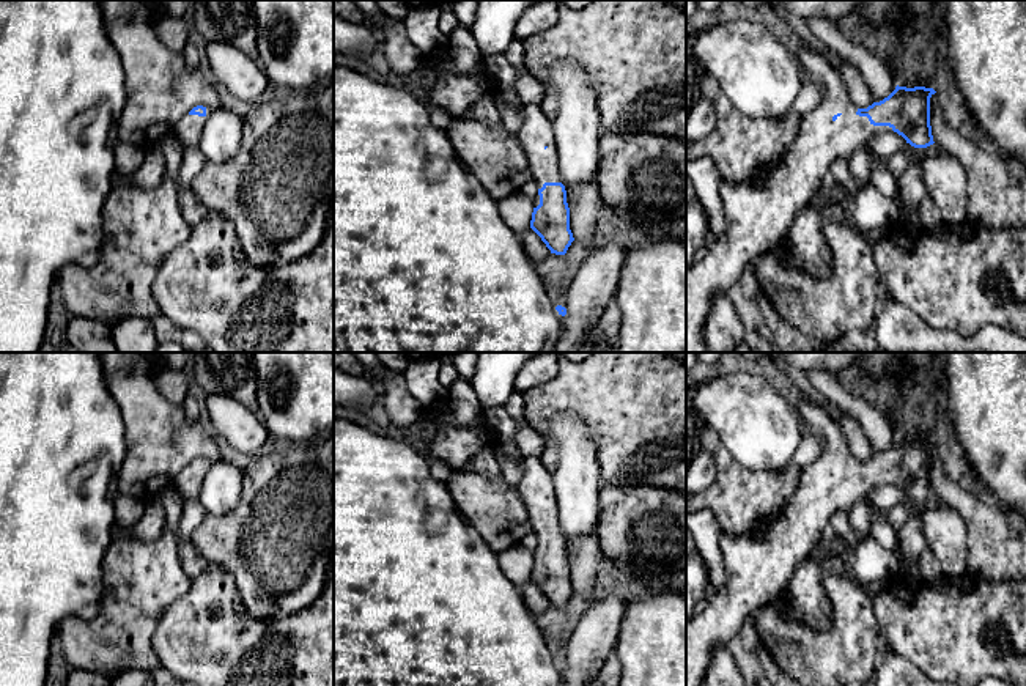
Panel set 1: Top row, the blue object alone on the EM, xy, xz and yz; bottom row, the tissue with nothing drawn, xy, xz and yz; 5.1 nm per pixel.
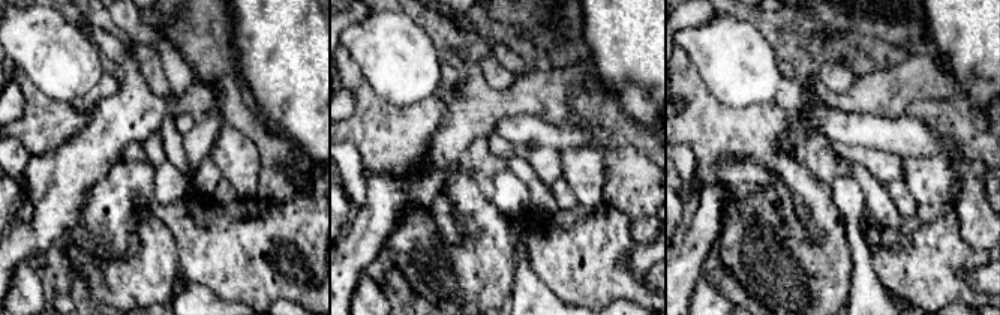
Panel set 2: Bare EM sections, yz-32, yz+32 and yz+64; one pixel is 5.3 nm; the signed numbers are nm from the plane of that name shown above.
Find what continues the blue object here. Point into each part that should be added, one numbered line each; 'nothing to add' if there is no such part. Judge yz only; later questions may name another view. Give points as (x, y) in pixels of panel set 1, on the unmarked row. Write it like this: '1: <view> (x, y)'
1: yz (757, 567)

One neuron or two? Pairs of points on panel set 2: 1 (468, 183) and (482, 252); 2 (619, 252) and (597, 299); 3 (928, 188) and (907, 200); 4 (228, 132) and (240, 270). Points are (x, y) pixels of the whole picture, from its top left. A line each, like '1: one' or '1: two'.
1: one
2: one
3: two
4: two

